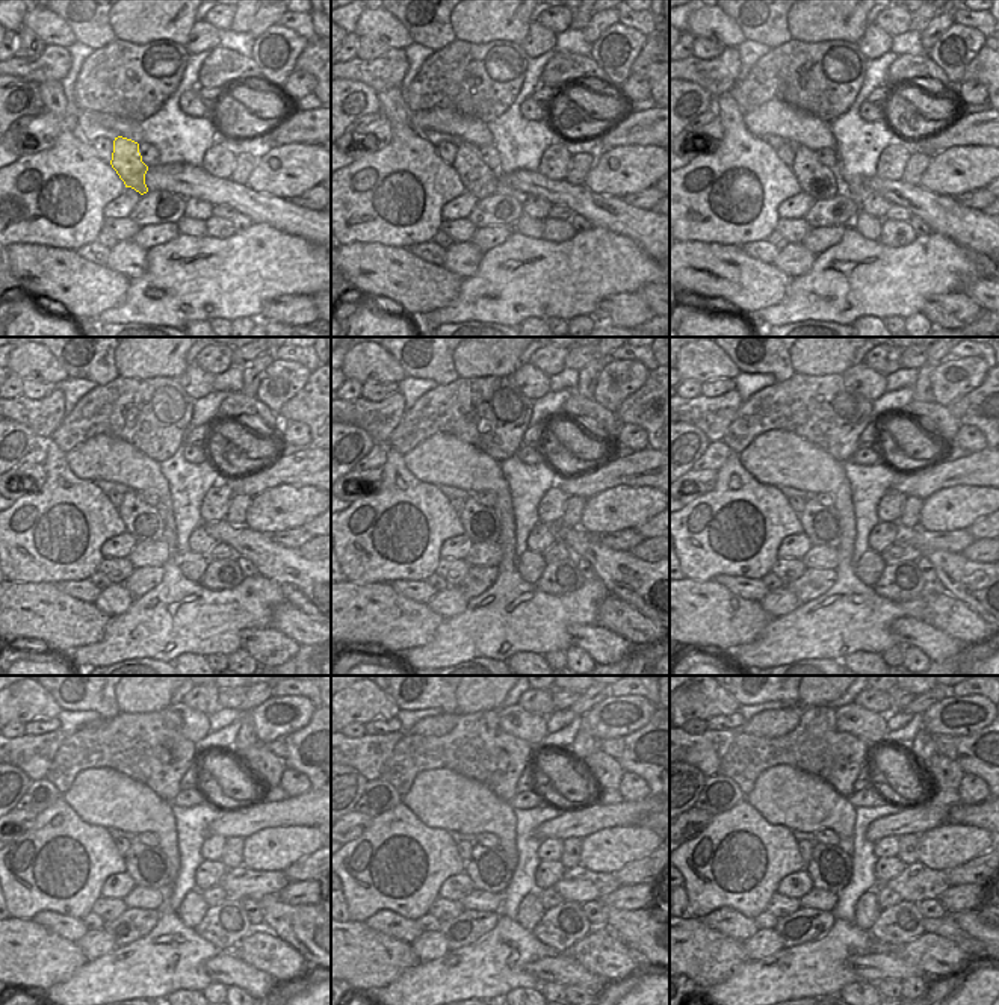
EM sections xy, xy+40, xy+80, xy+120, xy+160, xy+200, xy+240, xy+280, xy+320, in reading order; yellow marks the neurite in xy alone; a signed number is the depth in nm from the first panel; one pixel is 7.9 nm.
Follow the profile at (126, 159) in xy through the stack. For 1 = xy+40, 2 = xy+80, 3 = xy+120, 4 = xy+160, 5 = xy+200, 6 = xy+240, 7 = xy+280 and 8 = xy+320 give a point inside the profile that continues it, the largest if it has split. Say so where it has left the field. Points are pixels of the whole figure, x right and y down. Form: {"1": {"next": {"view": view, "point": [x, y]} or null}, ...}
{"1": {"next": {"view": "xy+40", "point": [478, 179]}}, "2": {"next": {"view": "xy+80", "point": [819, 182]}}, "3": {"next": {"view": "xy+120", "point": [142, 520]}}, "4": {"next": {"view": "xy+160", "point": [481, 523]}}, "5": {"next": {"view": "xy+200", "point": [821, 523]}}, "6": {"next": {"view": "xy+240", "point": [148, 866]}}, "7": {"next": {"view": "xy+280", "point": [488, 868]}}, "8": {"next": {"view": "xy+320", "point": [830, 868]}}}

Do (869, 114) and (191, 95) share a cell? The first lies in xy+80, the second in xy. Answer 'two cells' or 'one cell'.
one cell

